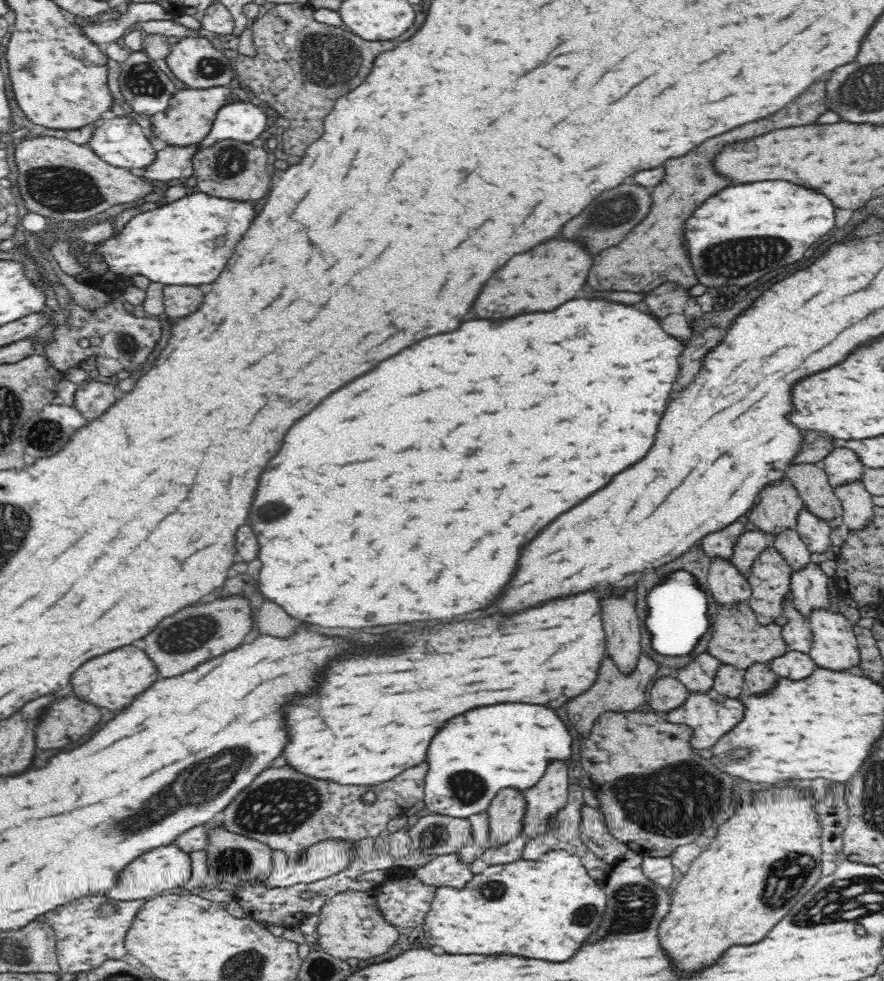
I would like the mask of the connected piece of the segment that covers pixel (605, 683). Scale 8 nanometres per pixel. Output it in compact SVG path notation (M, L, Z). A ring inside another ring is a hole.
M642 652L641 660L638 667L630 676L623 676L614 663L606 658L606 666L602 666L602 678L598 678L598 682L594 684L594 690L590 690L590 694L584 694L582 698L574 698L574 702L570 702L570 706L566 706L571 726L578 730L582 738L588 738L592 734L594 724L606 712L636 712L648 704L646 702L646 692L648 686L654 683L654 676L658 672L658 665Z

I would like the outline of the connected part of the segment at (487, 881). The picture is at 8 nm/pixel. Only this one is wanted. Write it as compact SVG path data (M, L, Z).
M550 850L548 854L540 856L536 861L526 861L520 858L513 864L489 867L482 875L475 875L472 881L466 885L465 890L460 891L447 887L436 889L435 898L431 909L426 915L423 930L425 940L428 940L428 943L440 946L448 954L478 954L478 956L486 956L486 958L492 958L492 956L520 956L520 958L534 958L534 960L548 960L548 962L566 962L566 960L574 958L576 952L586 944L590 934L594 934L598 930L598 926L600 926L600 922L606 914L606 908L608 908L607 895L602 884L598 884L588 875L580 857L564 850Z

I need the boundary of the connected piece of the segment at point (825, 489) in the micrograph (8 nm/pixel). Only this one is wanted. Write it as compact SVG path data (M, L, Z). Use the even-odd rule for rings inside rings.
M792 464L786 477L802 499L805 509L824 522L843 518L841 502L819 464Z

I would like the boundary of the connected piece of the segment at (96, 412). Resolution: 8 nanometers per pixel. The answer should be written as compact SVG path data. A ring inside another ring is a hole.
M89 379L78 386L74 407L88 420L102 417L120 399L120 390L110 384Z

